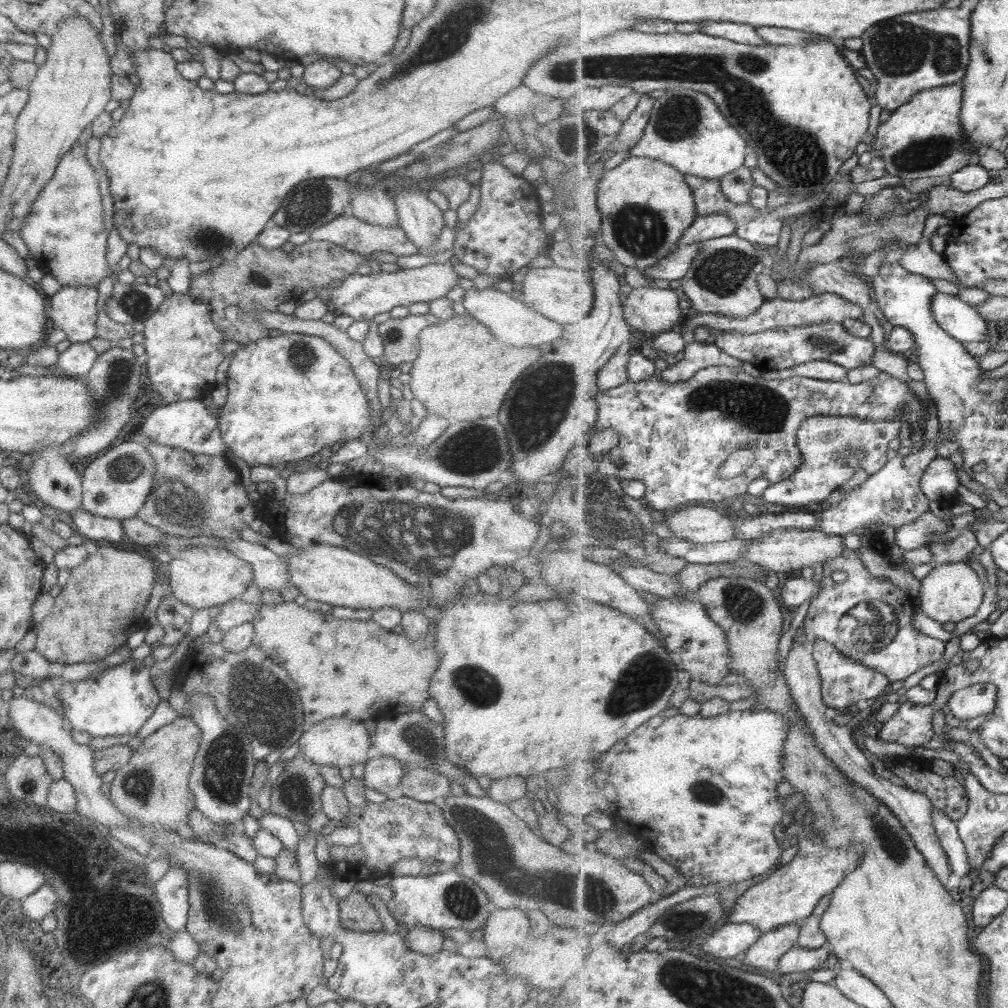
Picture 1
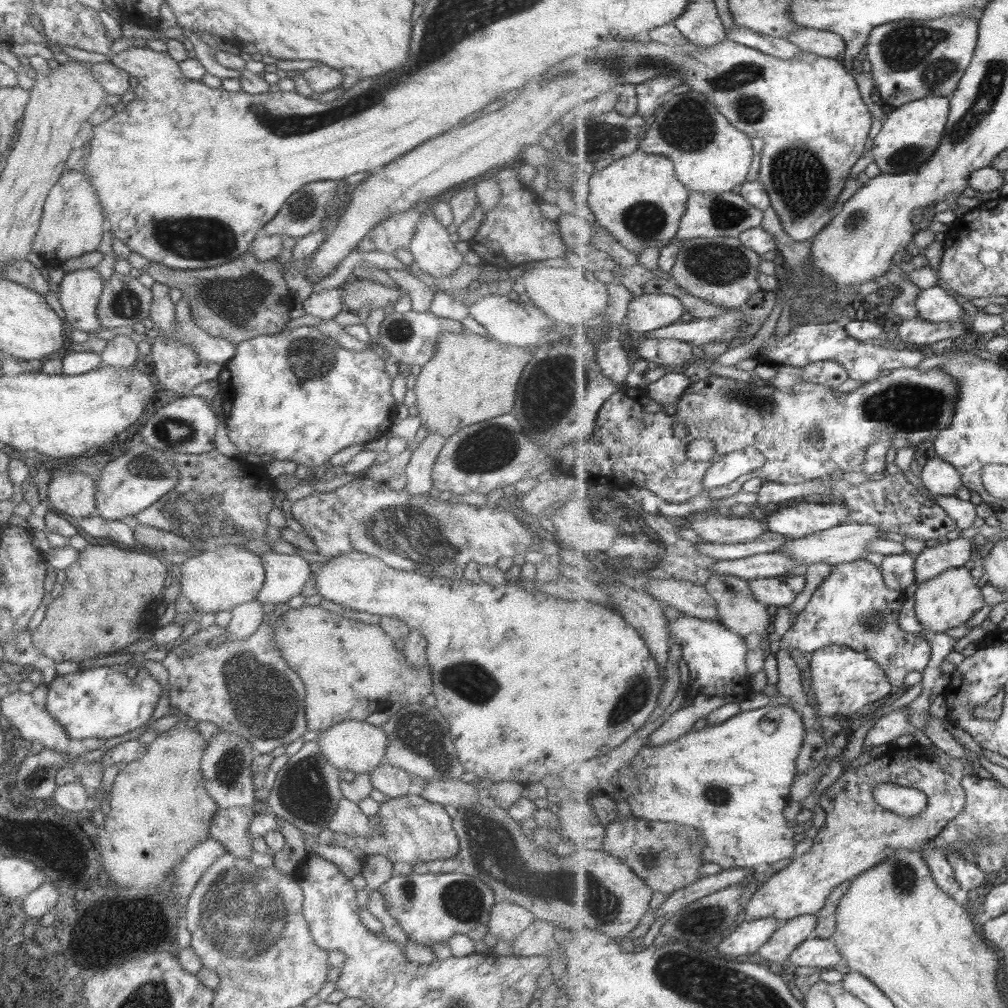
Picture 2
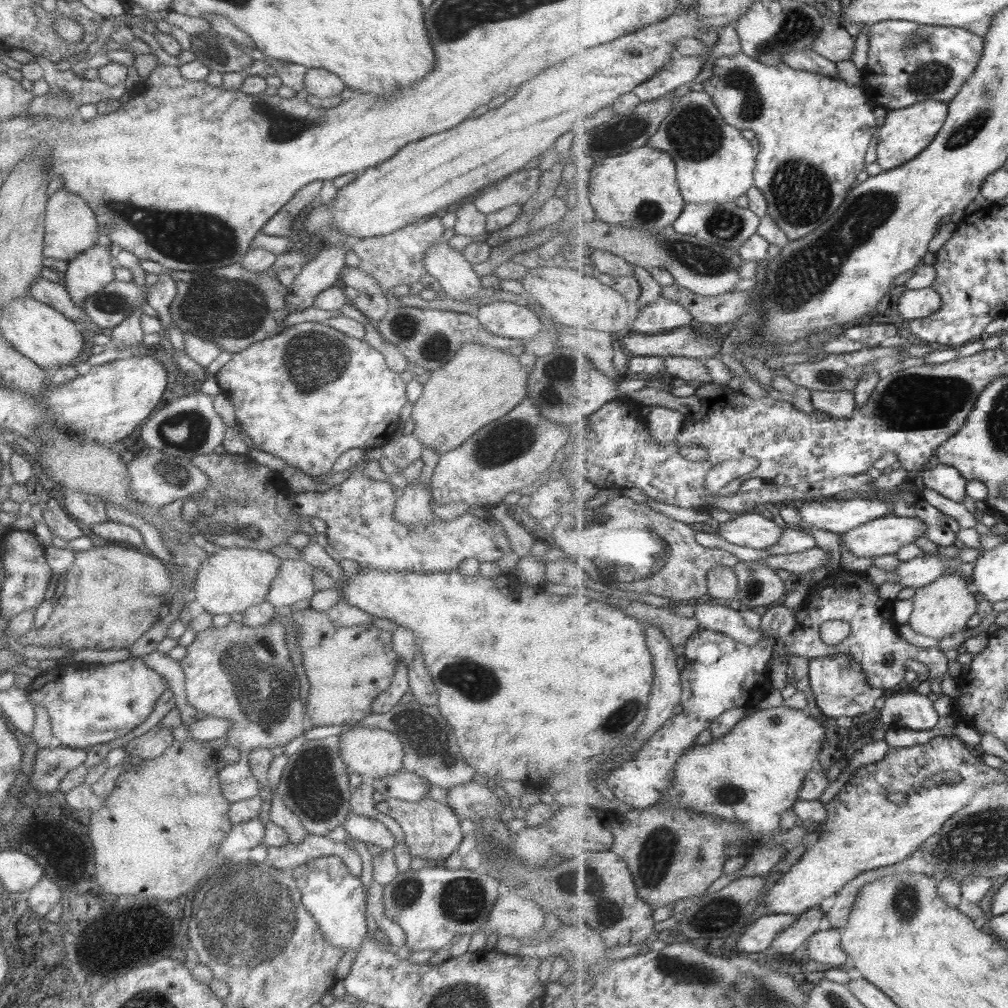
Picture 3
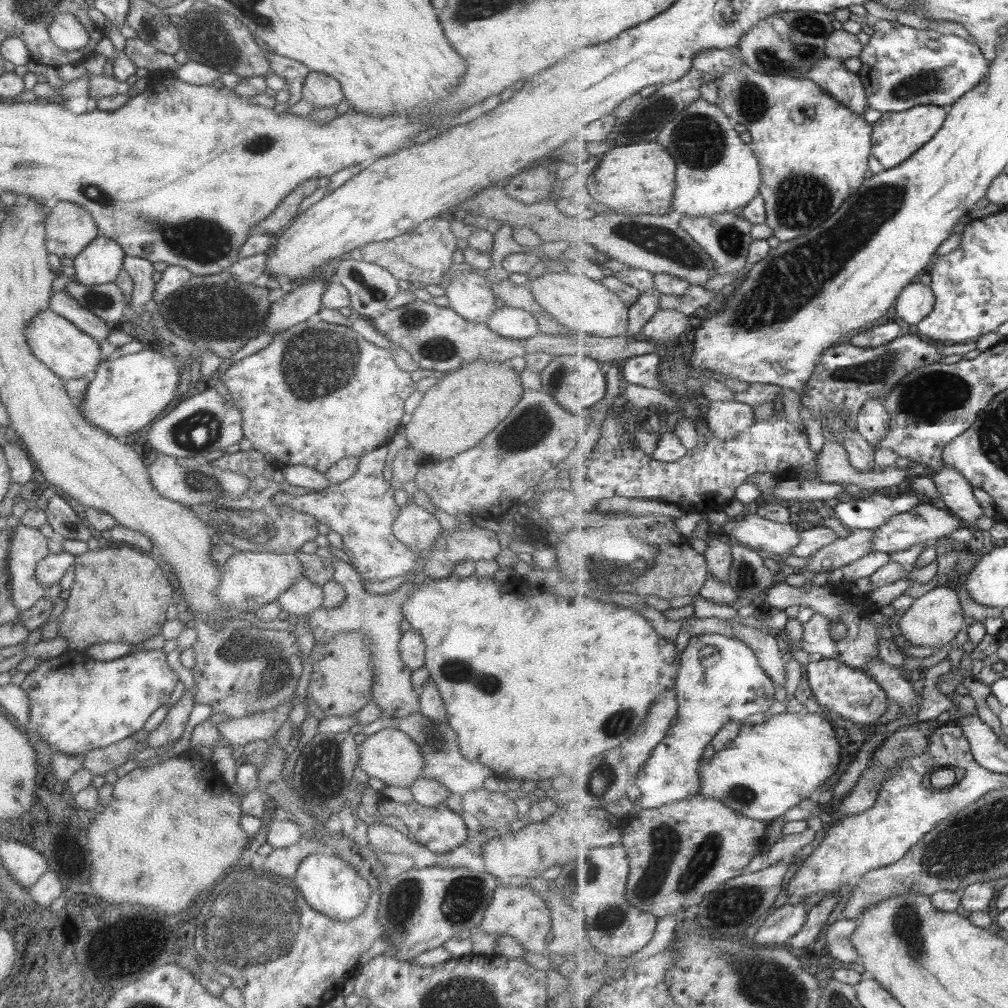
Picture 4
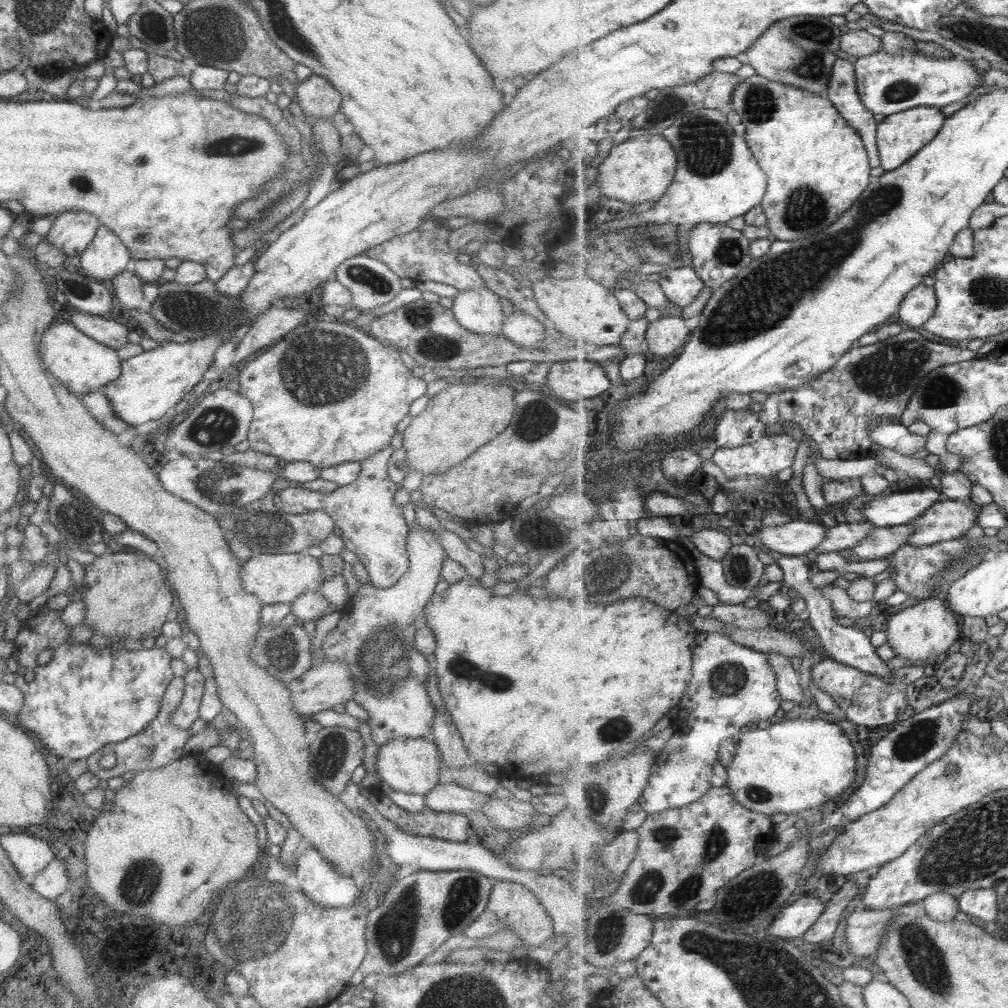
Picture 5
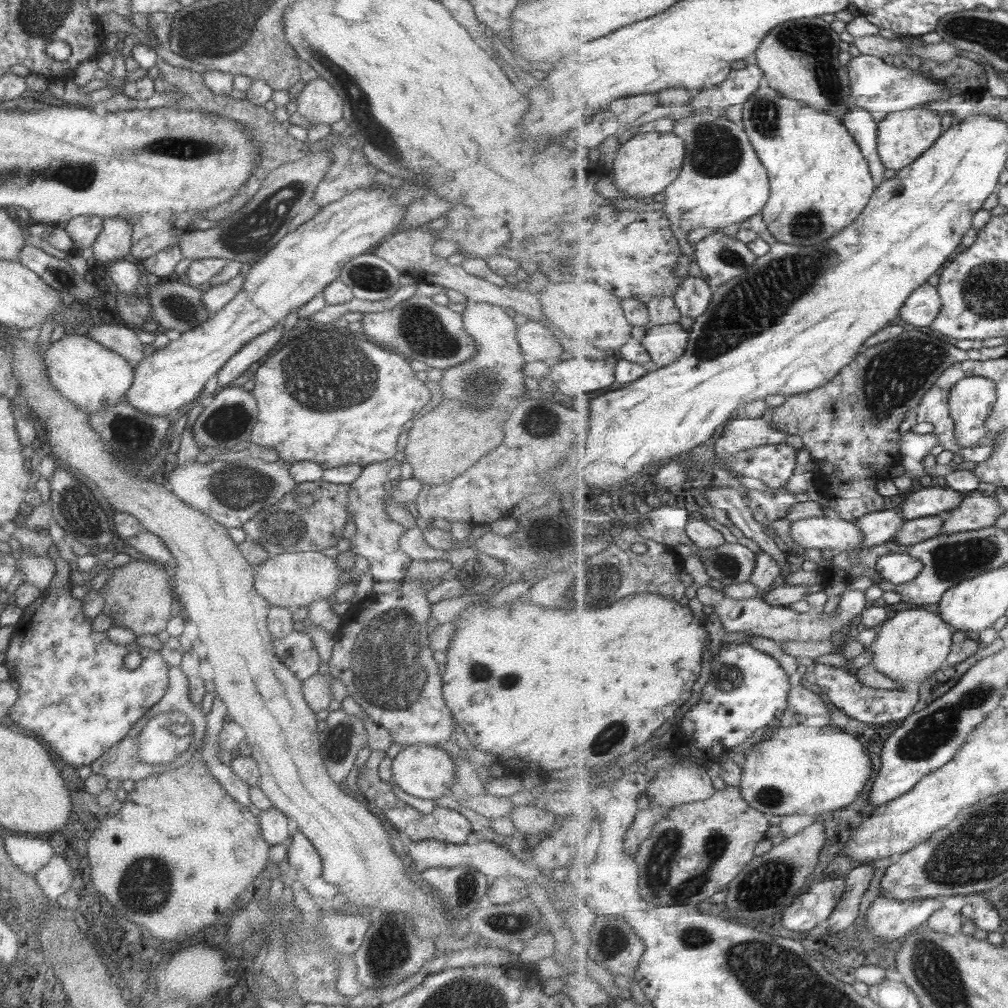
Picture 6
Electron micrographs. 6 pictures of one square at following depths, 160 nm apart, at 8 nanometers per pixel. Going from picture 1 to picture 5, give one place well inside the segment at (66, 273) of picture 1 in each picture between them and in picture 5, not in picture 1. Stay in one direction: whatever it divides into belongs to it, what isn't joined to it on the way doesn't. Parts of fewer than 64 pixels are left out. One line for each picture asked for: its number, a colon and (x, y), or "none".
2: (71, 223)
3: (70, 227)
4: (68, 228)
5: (71, 231)

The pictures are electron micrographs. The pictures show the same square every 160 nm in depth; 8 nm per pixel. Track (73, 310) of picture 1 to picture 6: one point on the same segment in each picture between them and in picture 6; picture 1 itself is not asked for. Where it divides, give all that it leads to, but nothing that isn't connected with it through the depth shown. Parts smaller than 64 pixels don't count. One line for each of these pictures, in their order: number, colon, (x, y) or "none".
2: (78, 292)
3: (86, 273)
4: (100, 261)
5: (105, 257)
6: (113, 242)

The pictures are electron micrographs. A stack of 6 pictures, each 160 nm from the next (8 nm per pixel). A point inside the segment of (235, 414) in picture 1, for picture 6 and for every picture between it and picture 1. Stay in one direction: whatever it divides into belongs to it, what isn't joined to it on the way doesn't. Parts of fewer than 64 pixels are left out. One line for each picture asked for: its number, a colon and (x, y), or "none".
2: (295, 395)
3: (307, 394)
4: (317, 393)
5: (326, 393)
6: (308, 407)

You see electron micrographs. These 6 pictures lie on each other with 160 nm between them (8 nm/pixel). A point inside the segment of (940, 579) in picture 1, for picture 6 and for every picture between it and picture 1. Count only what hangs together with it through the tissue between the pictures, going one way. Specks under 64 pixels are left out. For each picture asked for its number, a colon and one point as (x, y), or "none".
2: (949, 600)
3: (946, 606)
4: (935, 618)
5: (929, 629)
6: (911, 647)

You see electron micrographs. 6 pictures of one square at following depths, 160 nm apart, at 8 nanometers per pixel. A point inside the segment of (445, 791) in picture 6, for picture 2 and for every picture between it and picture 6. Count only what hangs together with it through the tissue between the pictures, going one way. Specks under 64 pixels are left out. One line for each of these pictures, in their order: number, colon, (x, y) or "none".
2: (351, 746)
3: (372, 753)
4: (389, 755)
5: (411, 765)

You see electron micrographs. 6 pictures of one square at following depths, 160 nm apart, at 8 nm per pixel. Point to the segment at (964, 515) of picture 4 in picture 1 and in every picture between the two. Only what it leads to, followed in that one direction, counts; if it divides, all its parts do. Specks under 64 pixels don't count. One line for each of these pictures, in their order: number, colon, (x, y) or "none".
1: (940, 480)
2: (939, 477)
3: (946, 480)

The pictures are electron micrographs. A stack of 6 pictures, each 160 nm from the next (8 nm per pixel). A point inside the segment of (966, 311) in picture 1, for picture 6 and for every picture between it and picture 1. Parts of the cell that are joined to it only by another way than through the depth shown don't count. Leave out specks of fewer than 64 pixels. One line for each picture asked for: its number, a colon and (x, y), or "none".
2: (936, 306)
3: (914, 304)
4: (917, 301)
5: (919, 306)
6: (922, 308)

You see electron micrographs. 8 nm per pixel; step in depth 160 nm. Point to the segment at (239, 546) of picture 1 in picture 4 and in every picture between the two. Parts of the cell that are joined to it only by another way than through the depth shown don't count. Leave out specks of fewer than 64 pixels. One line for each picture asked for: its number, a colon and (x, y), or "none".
2: (284, 575)
3: (293, 582)
4: (302, 597)

